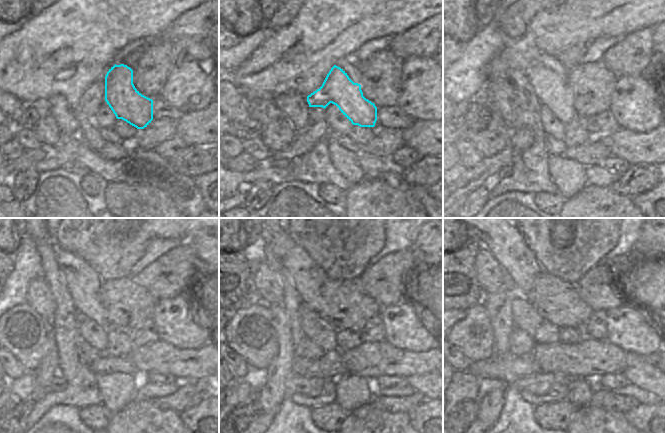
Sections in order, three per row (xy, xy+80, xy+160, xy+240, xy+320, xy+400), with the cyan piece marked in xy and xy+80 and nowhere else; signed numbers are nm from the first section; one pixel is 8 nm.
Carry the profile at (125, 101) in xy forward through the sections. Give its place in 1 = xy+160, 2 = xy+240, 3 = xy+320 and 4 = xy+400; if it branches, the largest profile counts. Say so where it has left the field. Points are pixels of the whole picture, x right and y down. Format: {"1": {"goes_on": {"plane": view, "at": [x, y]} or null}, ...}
{"1": {"goes_on": {"plane": "xy+160", "at": [539, 83]}}, "2": {"goes_on": {"plane": "xy+240", "at": [84, 283]}}, "3": {"goes_on": {"plane": "xy+320", "at": [307, 277]}}, "4": {"goes_on": {"plane": "xy+400", "at": [502, 238]}}}

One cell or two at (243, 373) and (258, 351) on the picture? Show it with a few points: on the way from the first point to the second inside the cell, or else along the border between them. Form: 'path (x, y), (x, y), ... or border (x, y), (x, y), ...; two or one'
border (232, 349), (246, 362), (251, 370); two

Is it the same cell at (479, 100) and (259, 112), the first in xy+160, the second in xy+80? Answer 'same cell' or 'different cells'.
same cell

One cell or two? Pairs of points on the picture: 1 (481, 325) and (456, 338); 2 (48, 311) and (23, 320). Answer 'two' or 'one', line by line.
1: one
2: two

